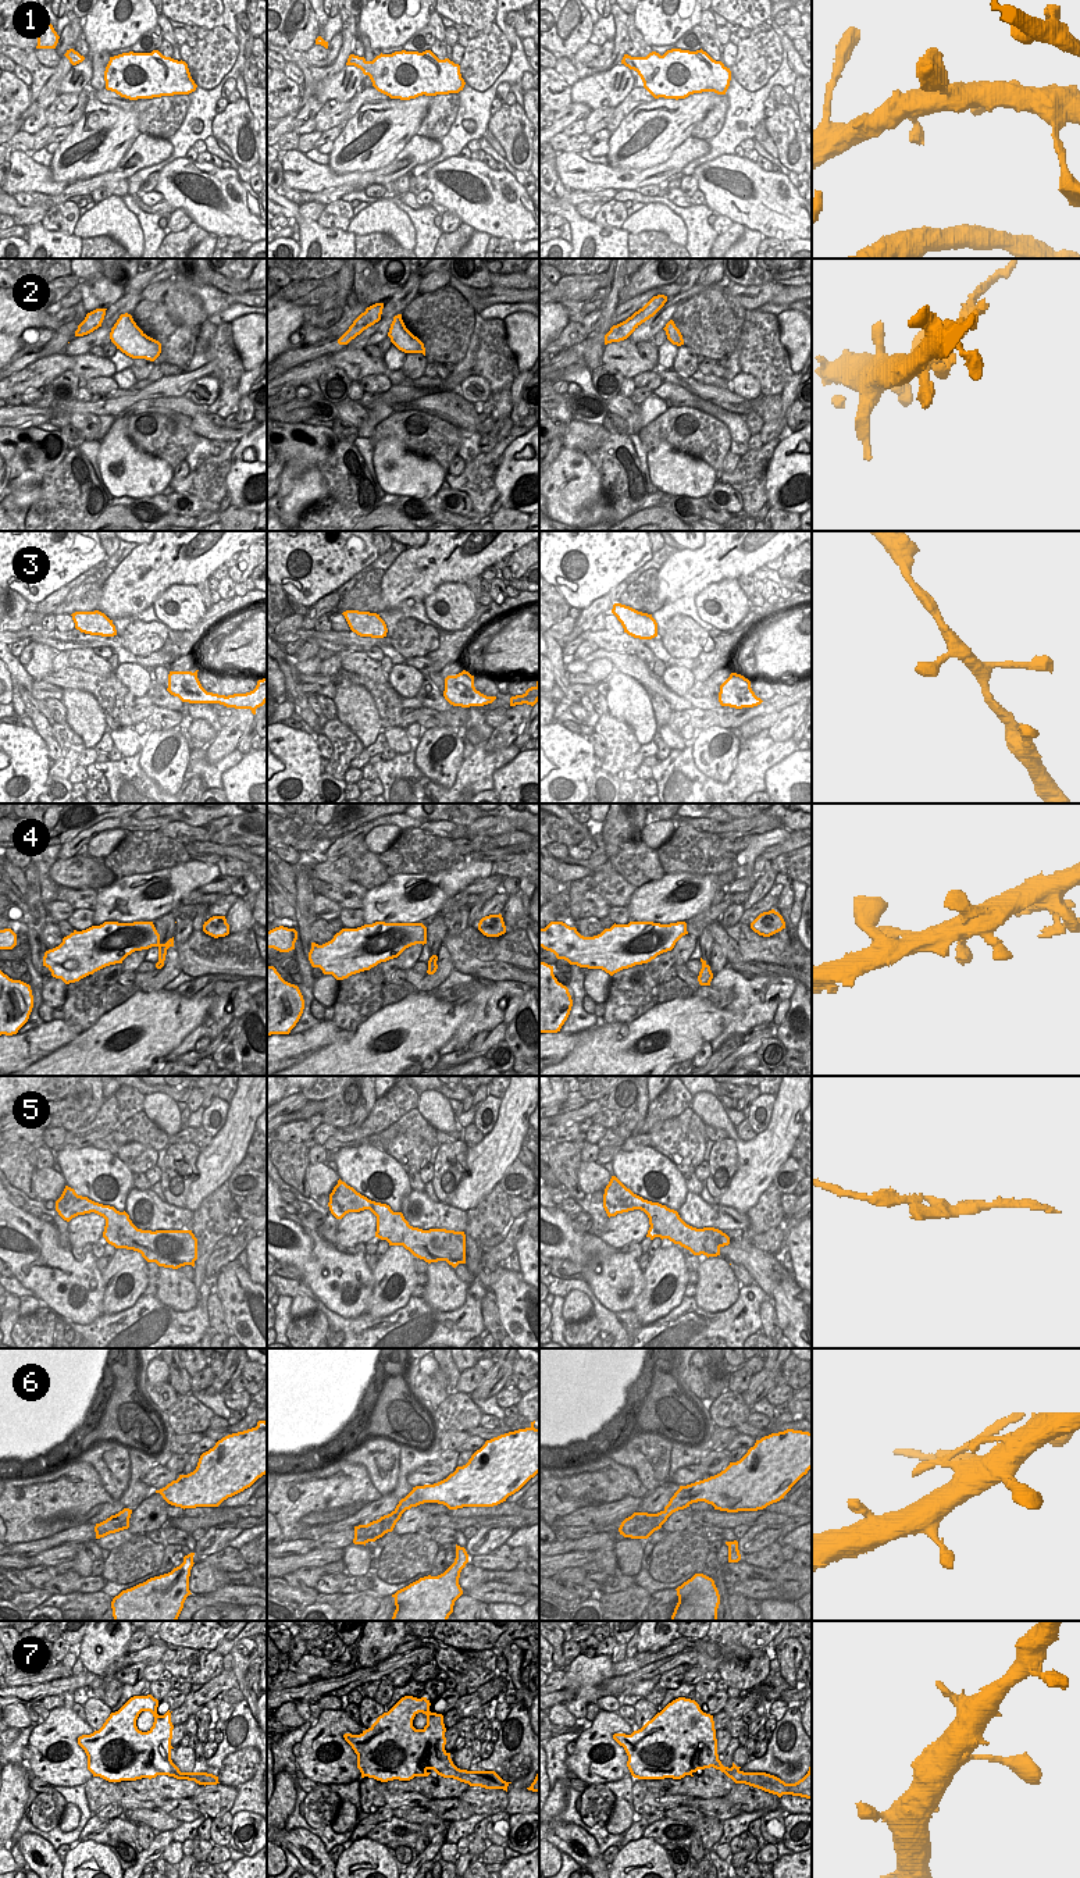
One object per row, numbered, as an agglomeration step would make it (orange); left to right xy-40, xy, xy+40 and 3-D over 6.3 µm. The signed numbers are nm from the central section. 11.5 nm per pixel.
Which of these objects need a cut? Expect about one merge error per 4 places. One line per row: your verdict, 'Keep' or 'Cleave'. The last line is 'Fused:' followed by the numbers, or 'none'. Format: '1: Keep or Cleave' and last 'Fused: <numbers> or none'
1: Keep
2: Cleave
3: Keep
4: Keep
5: Keep
6: Cleave
7: Keep
Fused: 2, 6

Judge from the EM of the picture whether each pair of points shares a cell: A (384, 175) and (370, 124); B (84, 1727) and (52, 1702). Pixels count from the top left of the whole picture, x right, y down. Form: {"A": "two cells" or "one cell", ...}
{"A": "two cells", "B": "two cells"}

